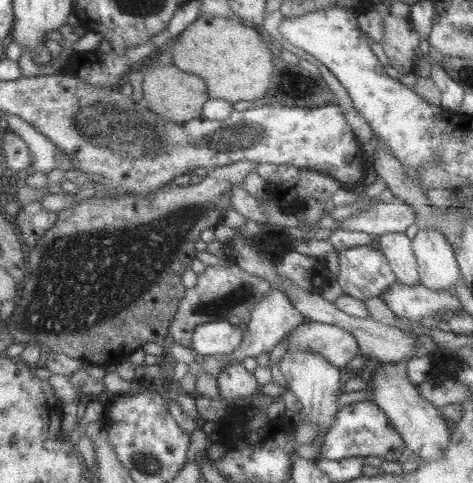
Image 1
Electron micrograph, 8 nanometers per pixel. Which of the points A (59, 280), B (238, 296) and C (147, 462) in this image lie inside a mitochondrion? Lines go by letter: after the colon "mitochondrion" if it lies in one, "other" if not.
A: mitochondrion
B: mitochondrion
C: mitochondrion

